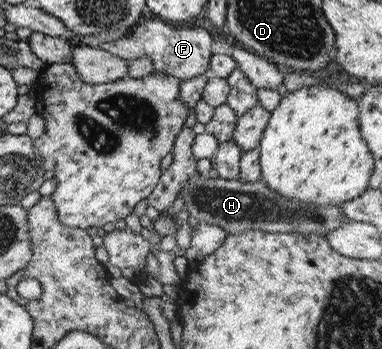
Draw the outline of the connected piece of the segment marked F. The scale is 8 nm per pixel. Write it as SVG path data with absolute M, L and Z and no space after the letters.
M155 16L151 17L150 19L145 19L142 18L141 21L139 21L139 24L137 27L134 28L133 31L128 32L127 35L123 36L122 38L119 38L119 40L115 40L115 42L109 42L107 43L101 43L97 42L94 40L95 37L91 38L90 40L93 39L93 42L91 42L95 47L99 48L106 48L111 54L114 54L115 56L119 56L119 58L123 58L123 60L130 62L132 60L137 60L137 58L149 58L151 60L151 65L152 65L152 72L153 73L158 73L158 74L163 74L172 78L175 78L177 81L187 81L190 80L191 78L203 75L203 74L208 74L208 65L209 65L209 58L212 55L211 48L212 48L212 36L210 36L205 30L201 28L190 28L190 27L184 27L184 26L171 26L171 24L167 24L167 22L156 18Z

